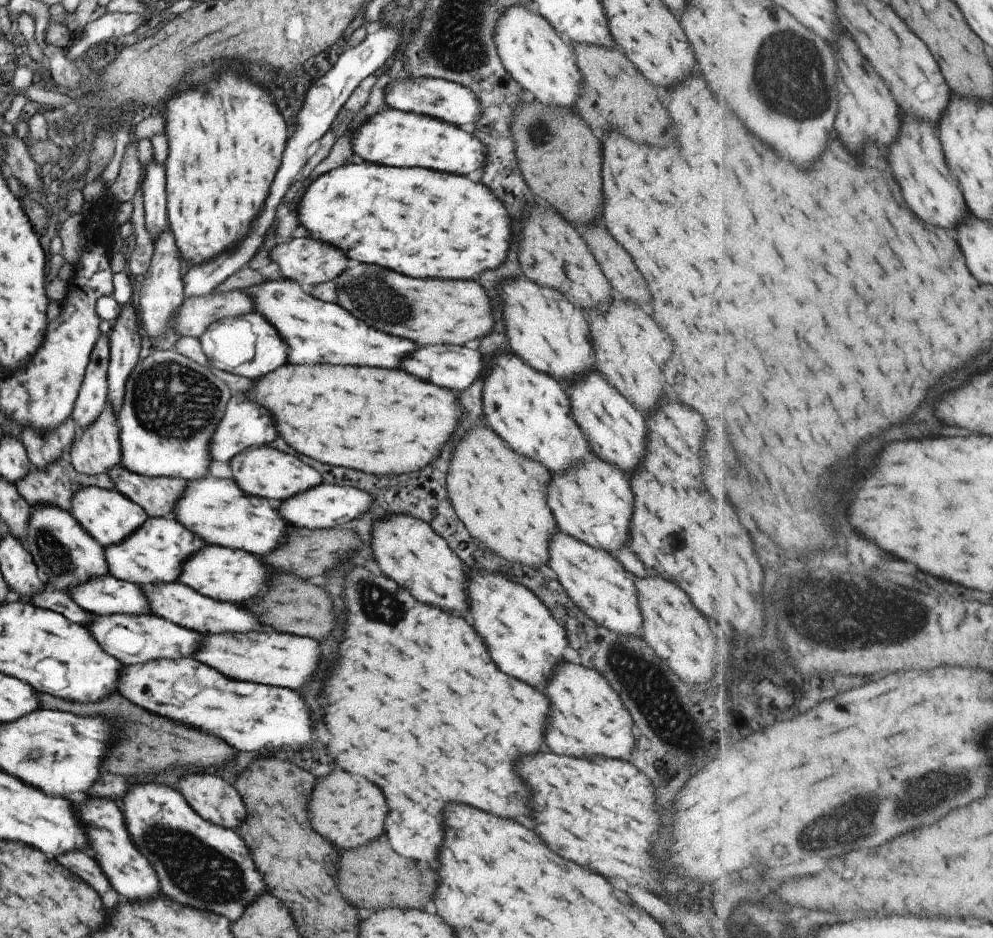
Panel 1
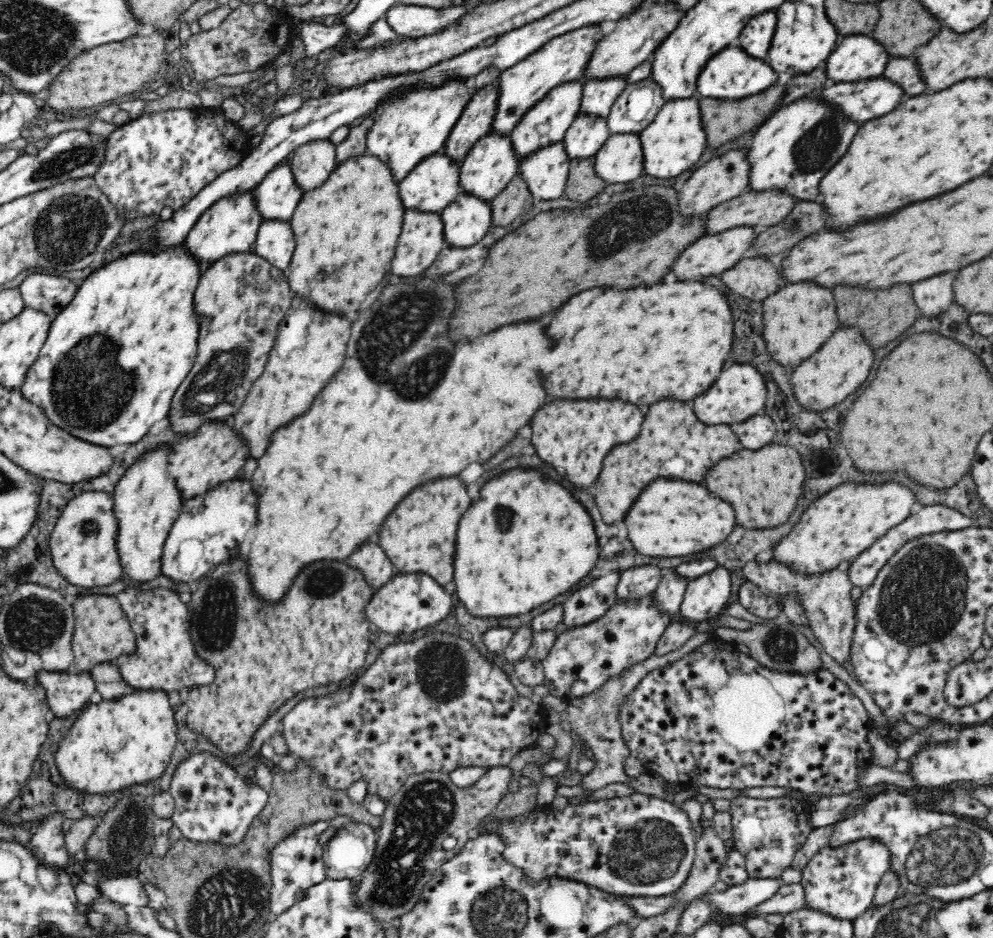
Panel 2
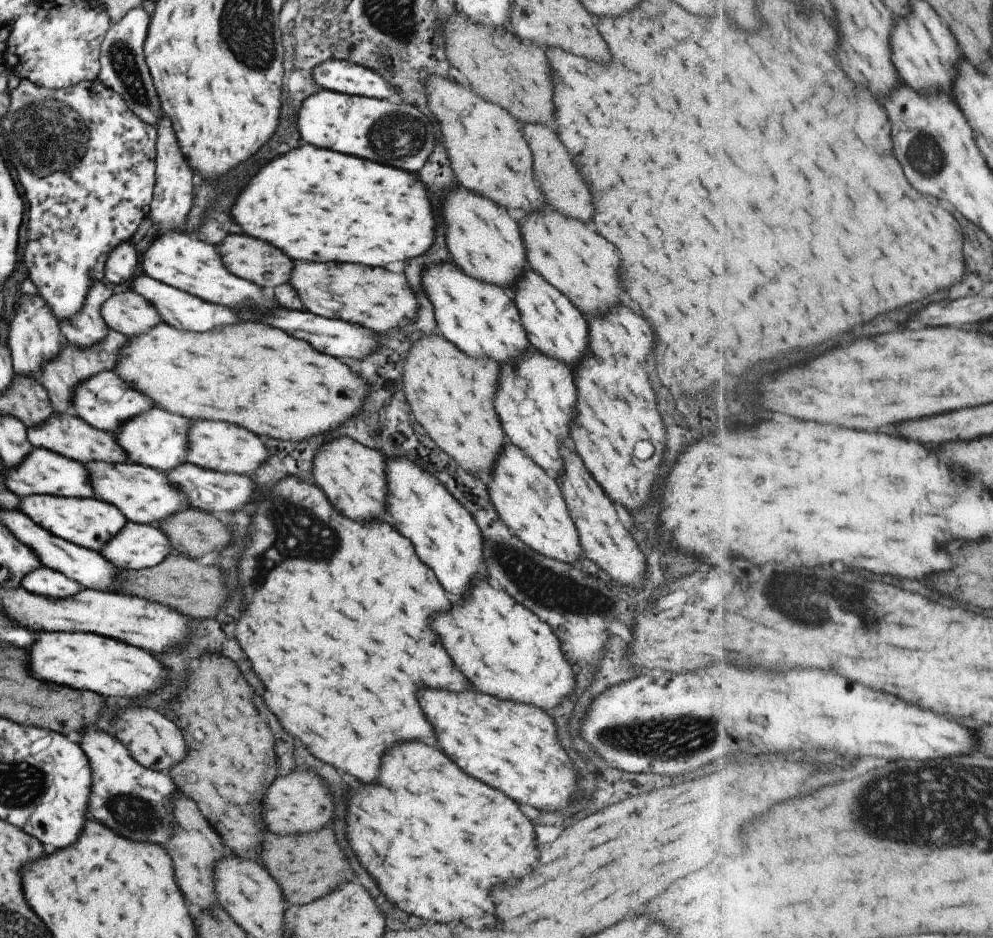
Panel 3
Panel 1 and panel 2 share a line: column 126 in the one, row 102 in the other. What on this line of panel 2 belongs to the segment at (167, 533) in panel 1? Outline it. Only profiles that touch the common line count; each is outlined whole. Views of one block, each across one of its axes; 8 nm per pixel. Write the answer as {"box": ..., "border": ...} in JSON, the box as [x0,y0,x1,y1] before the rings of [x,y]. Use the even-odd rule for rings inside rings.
{"box":[510,81,583,162],"border":[[[581,81],[564,82],[555,86],[546,94],[542,101],[536,102],[534,106],[526,110],[518,125],[510,132],[510,139],[514,150],[520,158],[520,162],[534,150],[561,142],[570,129],[574,119],[581,112],[583,98],[583,84]]]}

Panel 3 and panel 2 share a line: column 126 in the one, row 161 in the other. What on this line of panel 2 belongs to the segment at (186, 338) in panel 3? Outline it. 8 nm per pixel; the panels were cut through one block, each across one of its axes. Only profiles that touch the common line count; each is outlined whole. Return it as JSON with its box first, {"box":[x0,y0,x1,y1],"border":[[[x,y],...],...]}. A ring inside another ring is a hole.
{"box":[287,154,405,316],"border":[[[360,154],[338,163],[320,186],[303,194],[289,220],[296,241],[287,278],[290,288],[322,311],[350,316],[350,312],[360,310],[364,298],[388,272],[405,210],[398,182],[377,156]],[[330,278],[358,282],[314,284]]]}

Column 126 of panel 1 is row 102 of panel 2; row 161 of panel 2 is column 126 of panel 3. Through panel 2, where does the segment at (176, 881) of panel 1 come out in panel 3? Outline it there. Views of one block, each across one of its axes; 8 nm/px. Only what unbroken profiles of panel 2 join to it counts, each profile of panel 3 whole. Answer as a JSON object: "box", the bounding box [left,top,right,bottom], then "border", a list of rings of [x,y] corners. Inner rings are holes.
{"box":[79,725,176,846],"border":[[[95,725],[85,726],[81,732],[79,748],[87,755],[91,769],[91,790],[87,800],[87,815],[111,828],[115,834],[165,846],[173,834],[173,814],[171,798],[176,786],[167,772],[151,770],[135,762],[129,751],[115,737],[99,730]]]}

